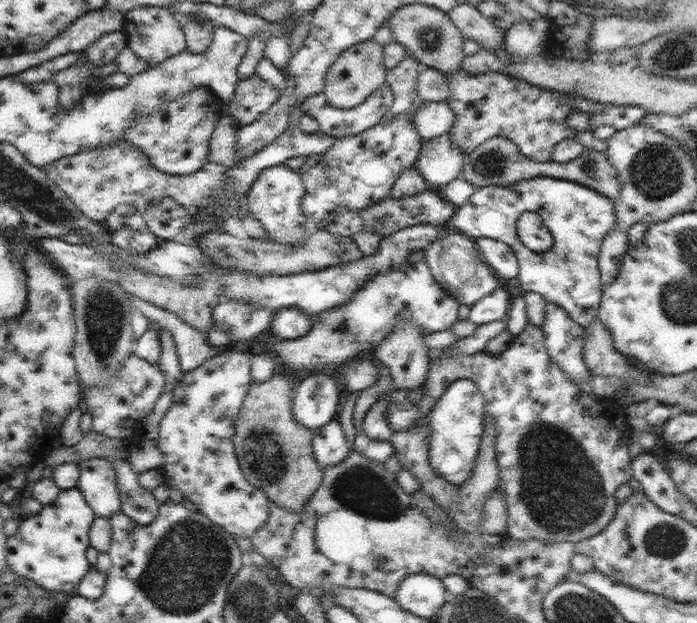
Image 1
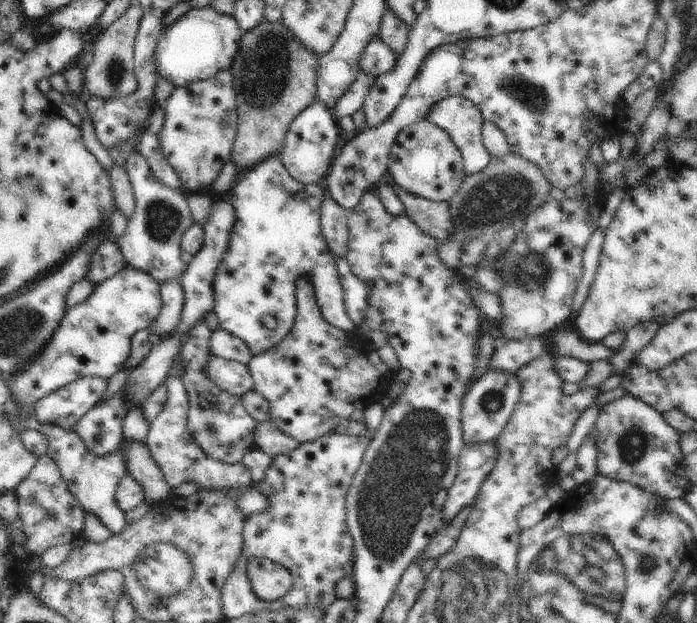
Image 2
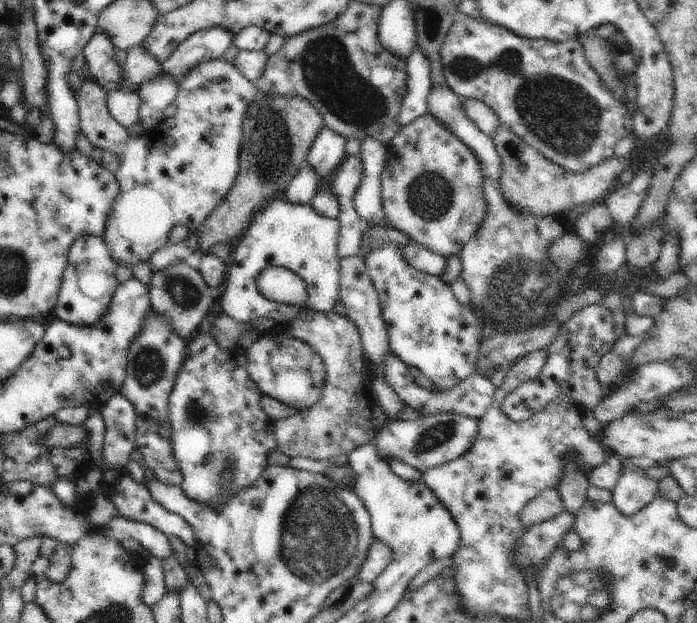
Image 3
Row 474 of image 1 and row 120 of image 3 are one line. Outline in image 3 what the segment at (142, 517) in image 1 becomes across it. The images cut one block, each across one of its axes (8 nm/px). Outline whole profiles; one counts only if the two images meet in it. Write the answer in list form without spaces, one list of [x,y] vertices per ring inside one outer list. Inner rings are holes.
[[[136,89],[110,90],[108,93],[108,112],[123,128],[130,128],[139,120],[140,96]]]

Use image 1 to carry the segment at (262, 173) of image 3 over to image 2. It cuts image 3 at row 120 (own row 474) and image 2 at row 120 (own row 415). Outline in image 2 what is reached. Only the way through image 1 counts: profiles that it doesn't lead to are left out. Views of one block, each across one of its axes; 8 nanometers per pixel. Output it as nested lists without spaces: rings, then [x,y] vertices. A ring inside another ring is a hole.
[[[264,21],[254,30],[243,33],[240,50],[232,62],[233,87],[236,91],[236,112],[238,112],[238,132],[230,158],[240,174],[252,170],[270,157],[279,156],[284,146],[290,124],[296,120],[316,98],[316,78],[318,60],[312,50],[306,50],[300,40],[282,24]]]

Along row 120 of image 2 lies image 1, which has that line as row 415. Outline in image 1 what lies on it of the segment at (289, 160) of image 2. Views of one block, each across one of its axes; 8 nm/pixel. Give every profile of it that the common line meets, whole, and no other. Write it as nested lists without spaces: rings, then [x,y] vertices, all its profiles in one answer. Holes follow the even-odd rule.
[[[313,374],[302,380],[293,392],[293,417],[309,430],[326,426],[338,417],[338,382],[326,374]]]

